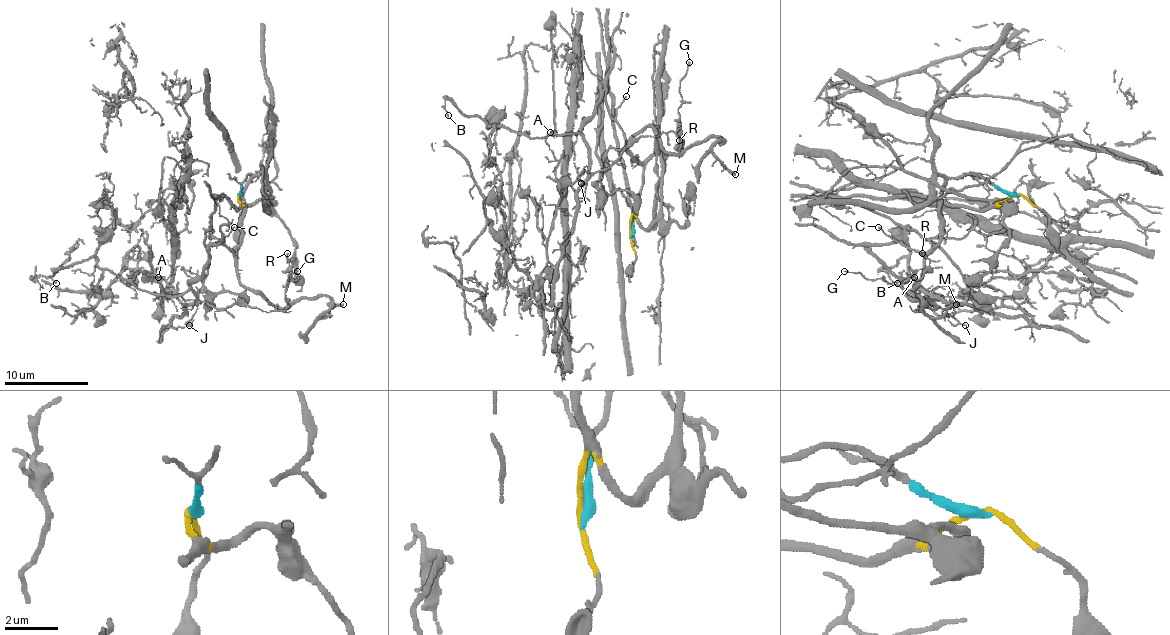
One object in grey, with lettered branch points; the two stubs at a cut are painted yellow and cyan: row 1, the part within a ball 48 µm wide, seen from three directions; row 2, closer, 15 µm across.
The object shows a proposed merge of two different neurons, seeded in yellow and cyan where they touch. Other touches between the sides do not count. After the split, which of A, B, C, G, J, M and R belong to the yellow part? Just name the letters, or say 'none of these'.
none of these

